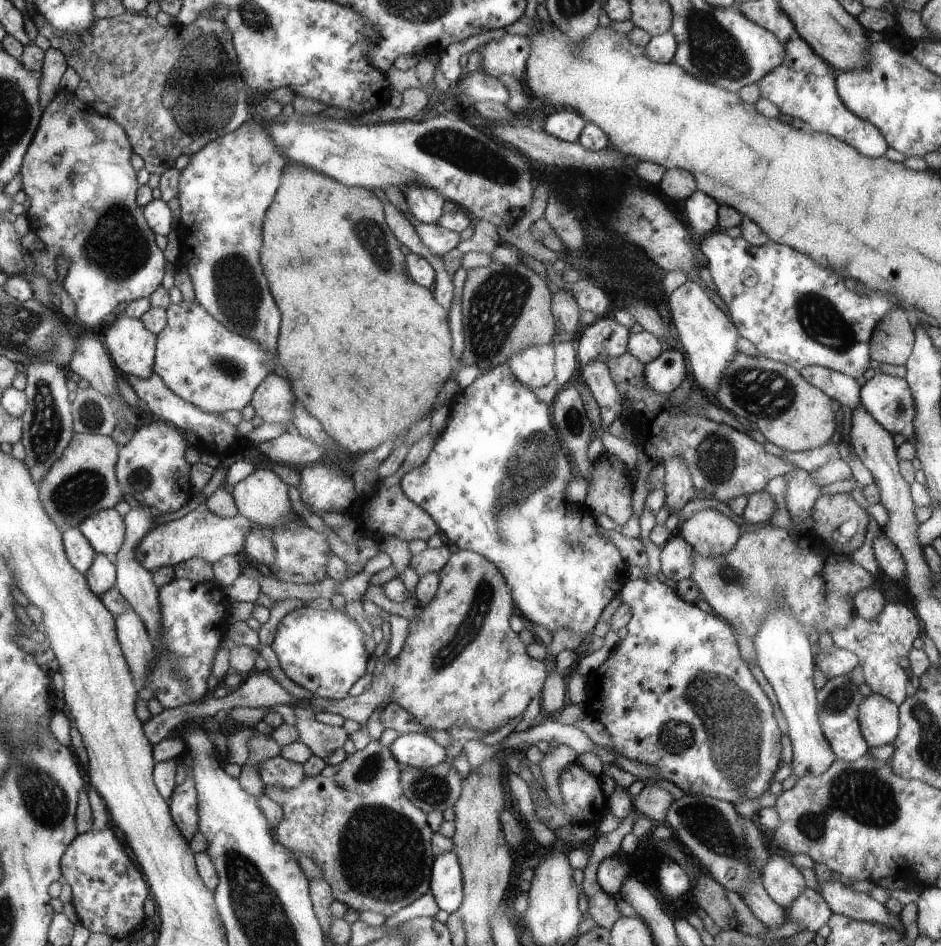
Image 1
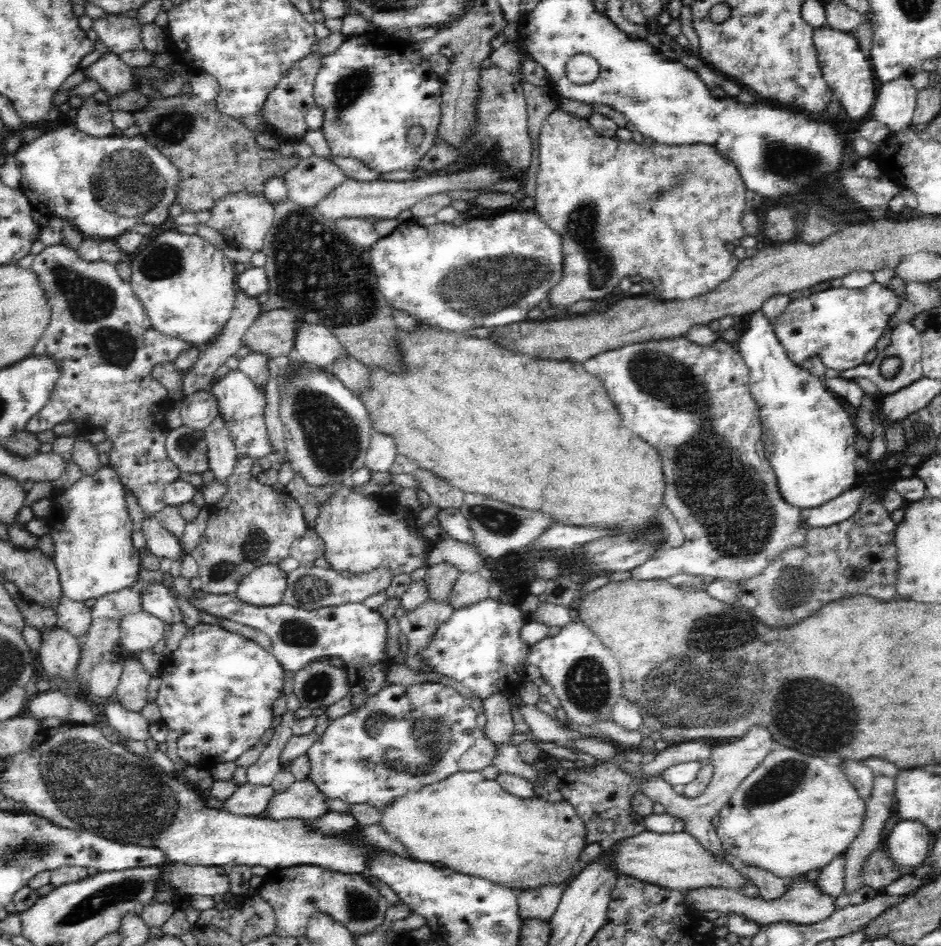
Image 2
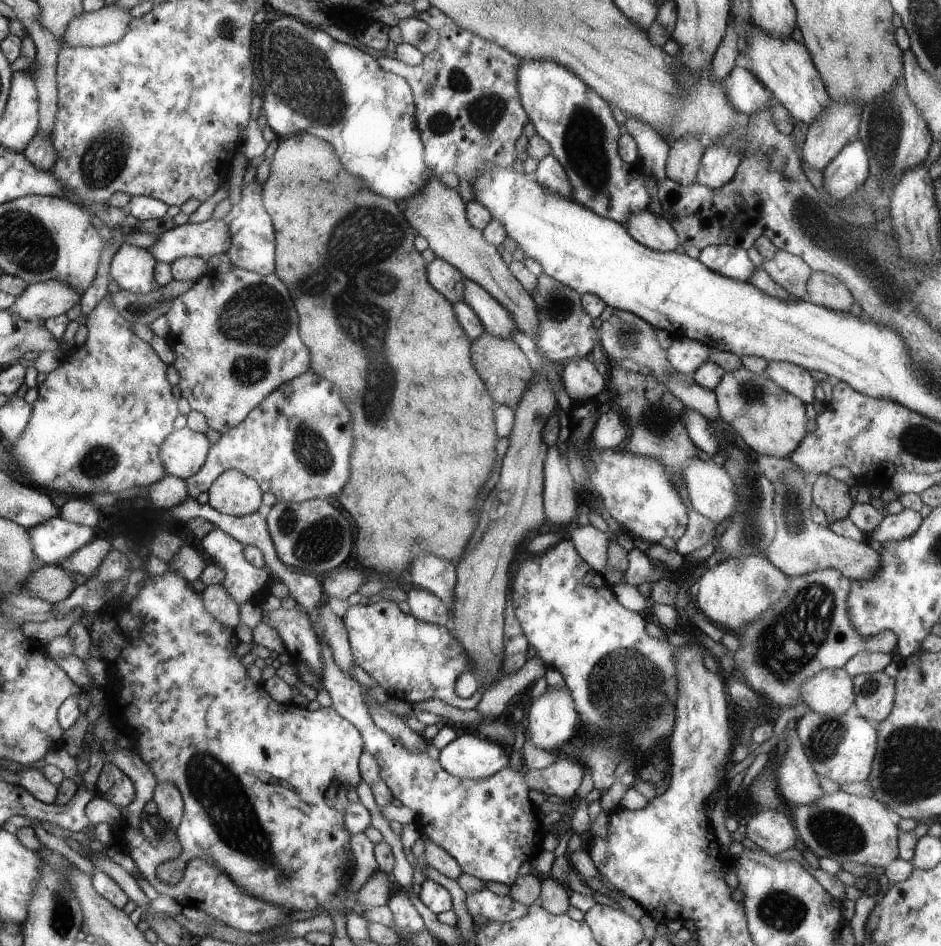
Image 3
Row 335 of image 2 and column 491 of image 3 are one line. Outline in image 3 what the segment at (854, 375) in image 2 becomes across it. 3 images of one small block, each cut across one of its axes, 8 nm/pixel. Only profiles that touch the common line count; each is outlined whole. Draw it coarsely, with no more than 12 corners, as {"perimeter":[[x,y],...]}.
{"perimeter":[[487,888],[466,894],[472,918],[505,923],[528,907]]}

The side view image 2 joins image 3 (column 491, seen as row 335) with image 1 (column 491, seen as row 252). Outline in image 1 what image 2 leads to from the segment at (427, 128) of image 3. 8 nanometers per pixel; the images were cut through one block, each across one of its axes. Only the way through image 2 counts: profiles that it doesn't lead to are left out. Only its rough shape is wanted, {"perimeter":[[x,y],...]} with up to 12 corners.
{"perimeter":[[501,34],[475,49],[480,71],[521,81],[530,42]]}

